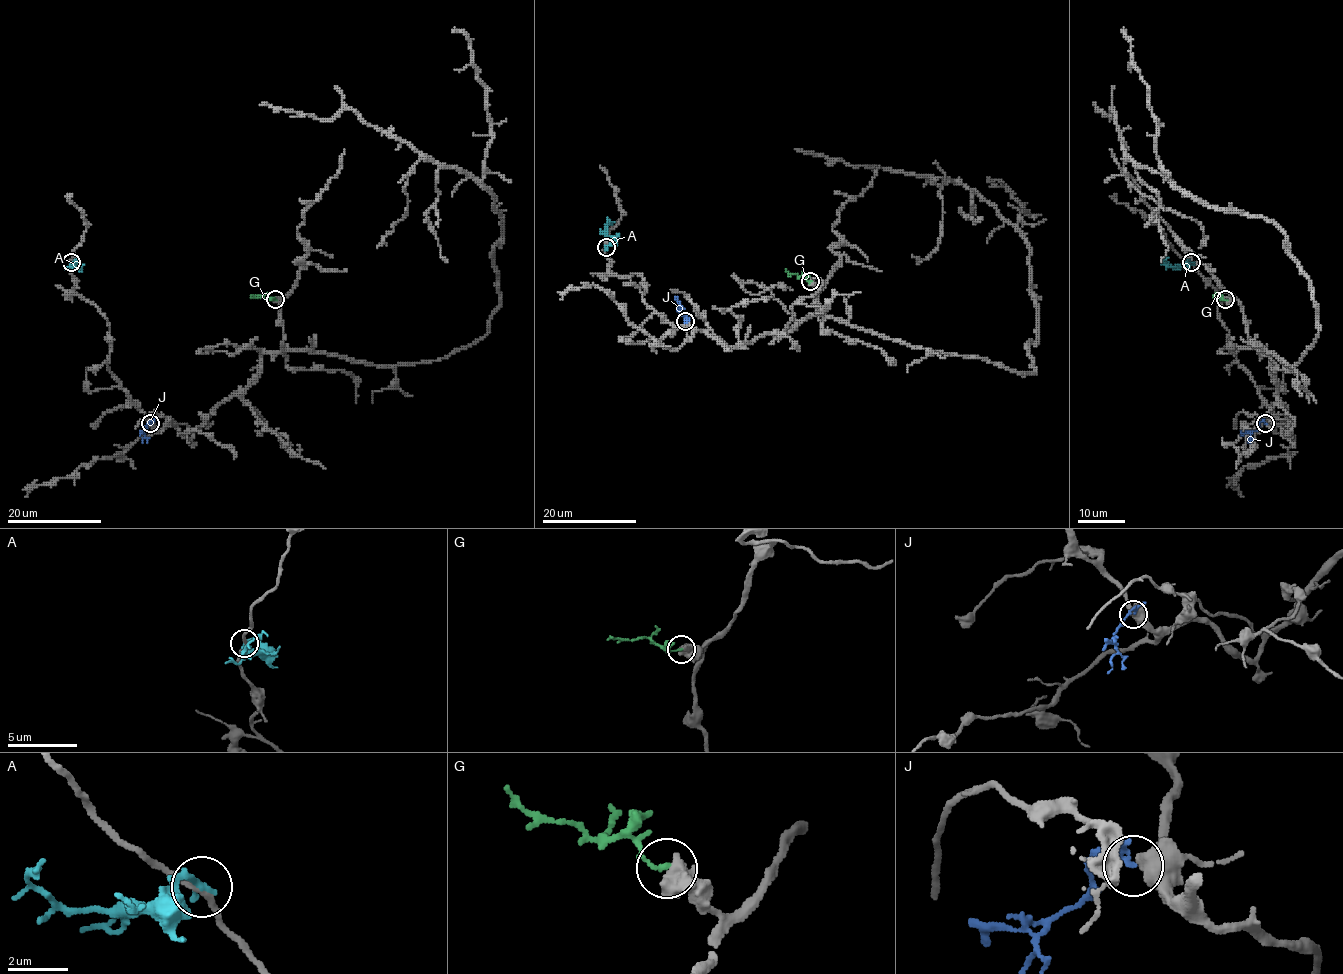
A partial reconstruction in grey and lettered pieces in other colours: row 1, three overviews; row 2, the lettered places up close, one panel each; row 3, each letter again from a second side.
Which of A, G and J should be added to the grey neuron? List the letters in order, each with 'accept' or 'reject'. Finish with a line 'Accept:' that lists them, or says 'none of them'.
A: reject
G: reject
J: reject
Accept: none of them

